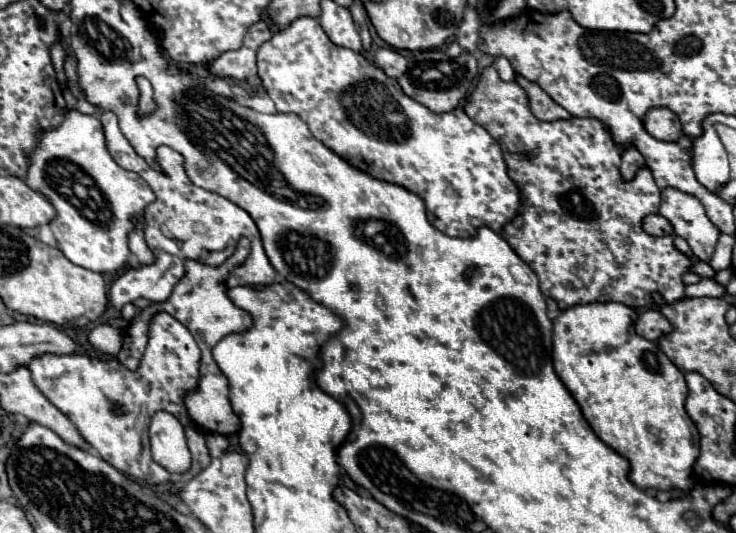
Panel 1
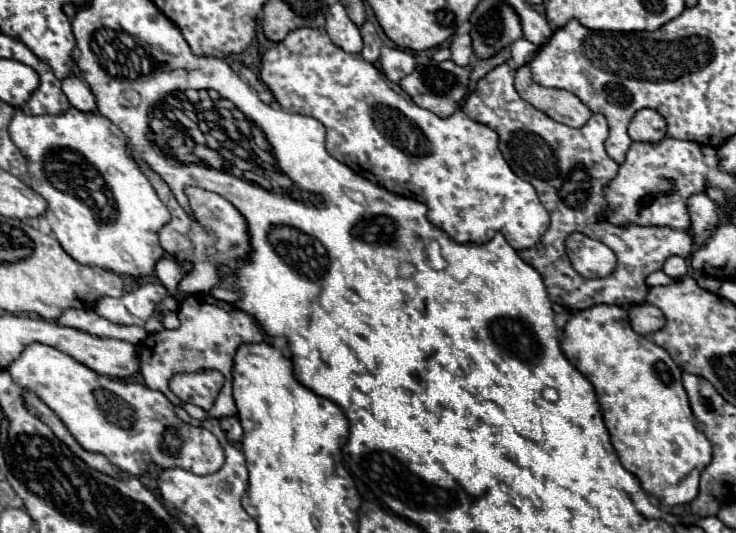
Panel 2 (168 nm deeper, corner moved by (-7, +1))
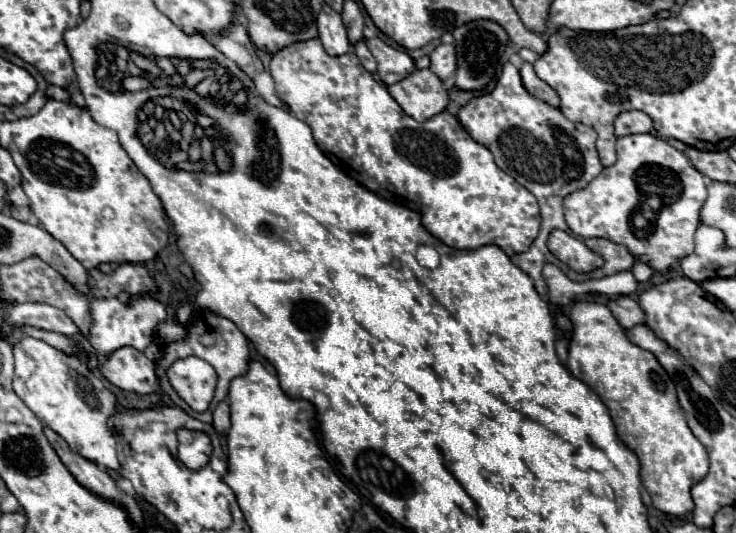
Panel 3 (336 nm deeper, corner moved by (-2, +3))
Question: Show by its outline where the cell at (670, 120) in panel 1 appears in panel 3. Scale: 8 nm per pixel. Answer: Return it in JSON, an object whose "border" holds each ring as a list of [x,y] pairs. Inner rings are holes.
{"border":[[[624,111],[614,121],[616,137],[624,137],[630,133],[648,133],[652,129],[652,119],[644,115],[644,111]]]}

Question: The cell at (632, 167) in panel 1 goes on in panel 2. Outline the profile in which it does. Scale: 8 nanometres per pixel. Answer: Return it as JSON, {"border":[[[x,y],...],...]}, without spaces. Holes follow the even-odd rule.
{"border":[[[667,137],[659,145],[633,143],[627,151],[625,163],[621,163],[617,177],[605,187],[611,213],[609,221],[615,225],[639,223],[639,225],[669,225],[675,229],[689,229],[687,199],[693,193],[703,191],[707,179],[707,165],[703,161],[701,145],[695,141],[681,141]]]}

